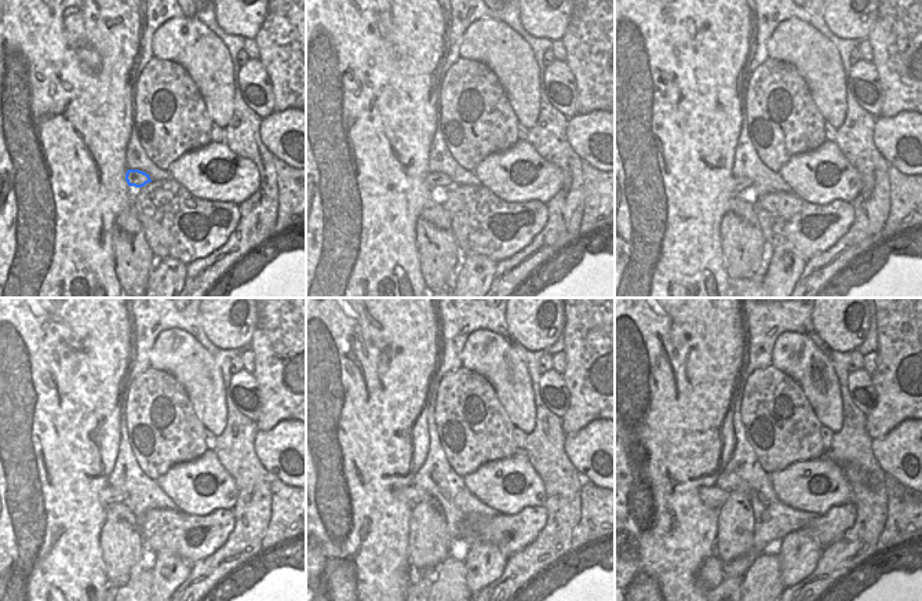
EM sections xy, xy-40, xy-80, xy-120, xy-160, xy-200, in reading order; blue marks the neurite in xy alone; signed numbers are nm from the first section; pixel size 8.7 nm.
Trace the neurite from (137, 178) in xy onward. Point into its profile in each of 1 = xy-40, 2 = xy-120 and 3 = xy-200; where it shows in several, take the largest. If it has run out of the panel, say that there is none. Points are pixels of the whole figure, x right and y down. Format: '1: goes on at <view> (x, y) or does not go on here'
1: goes on at xy-40 (434, 179)
2: goes on at xy-120 (108, 495)
3: goes on at xy-200 (713, 496)

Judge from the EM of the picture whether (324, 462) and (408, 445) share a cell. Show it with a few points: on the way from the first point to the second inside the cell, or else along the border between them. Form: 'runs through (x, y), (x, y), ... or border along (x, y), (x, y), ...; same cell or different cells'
runs through (345, 445), (387, 445); same cell

